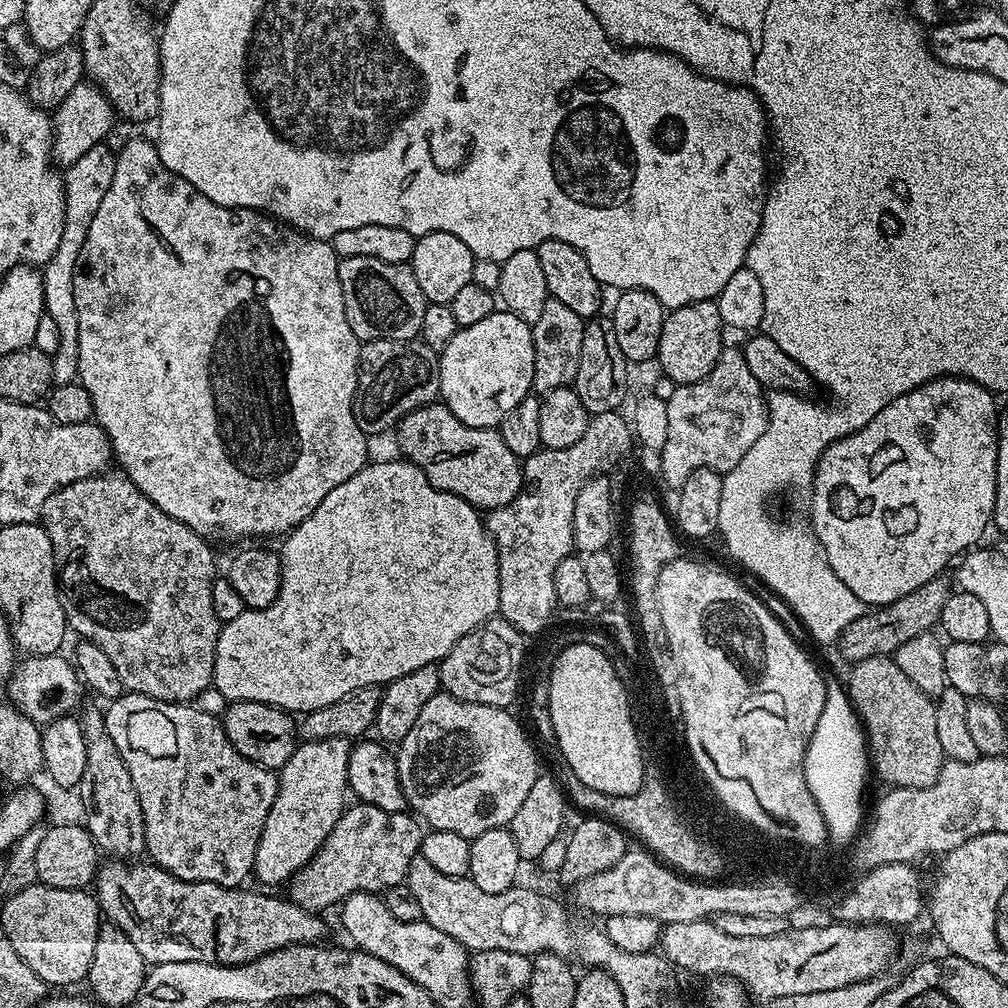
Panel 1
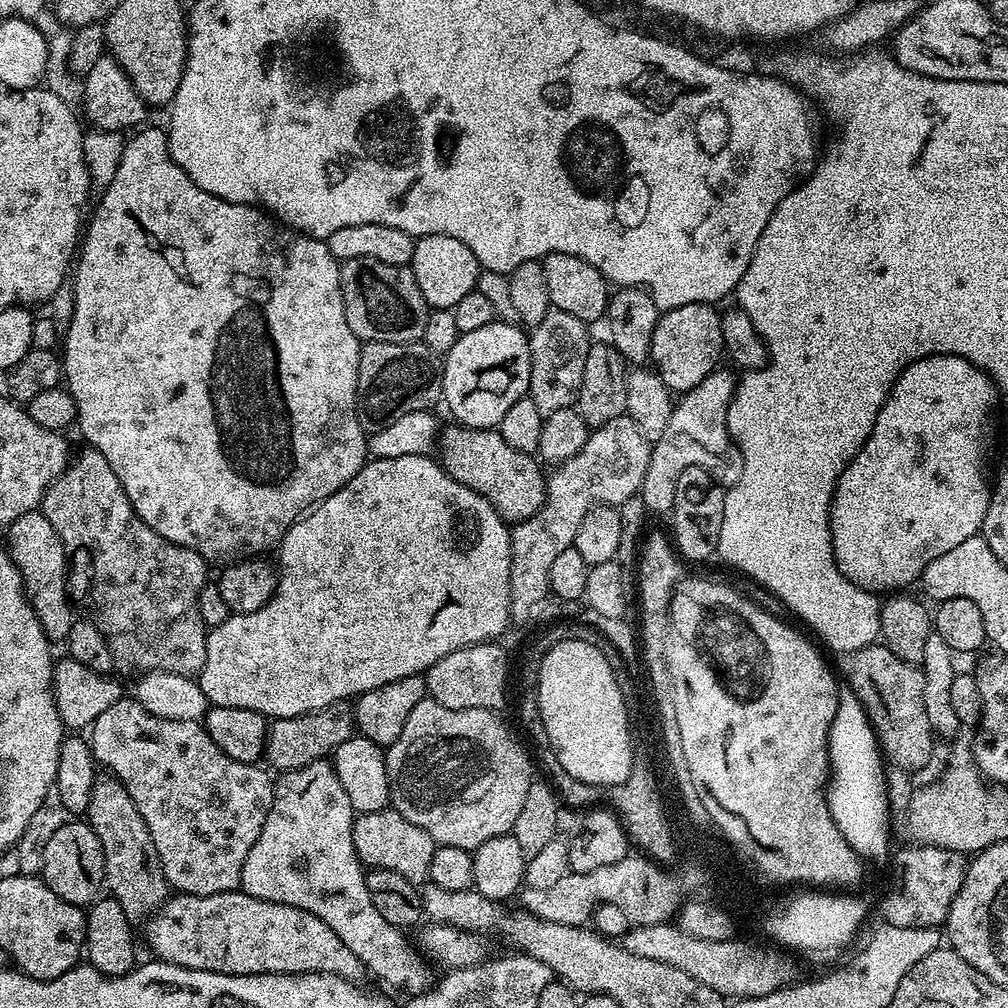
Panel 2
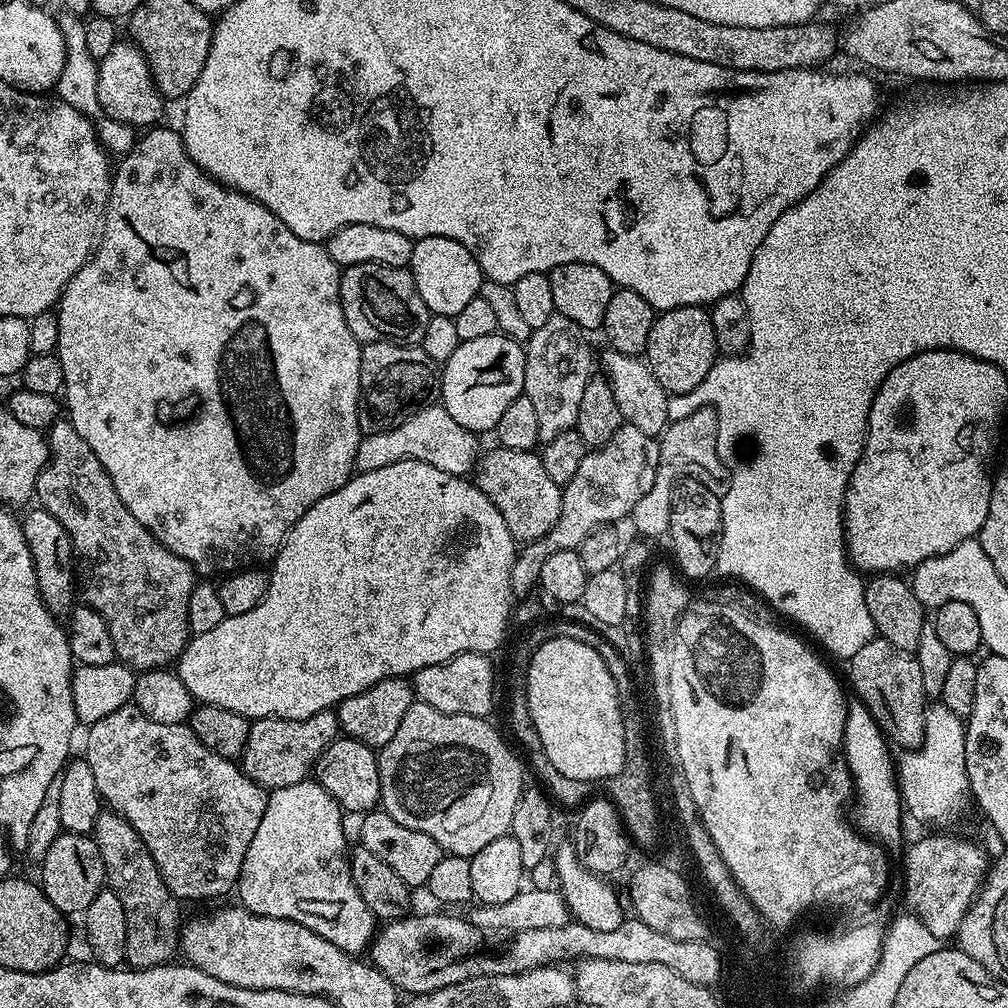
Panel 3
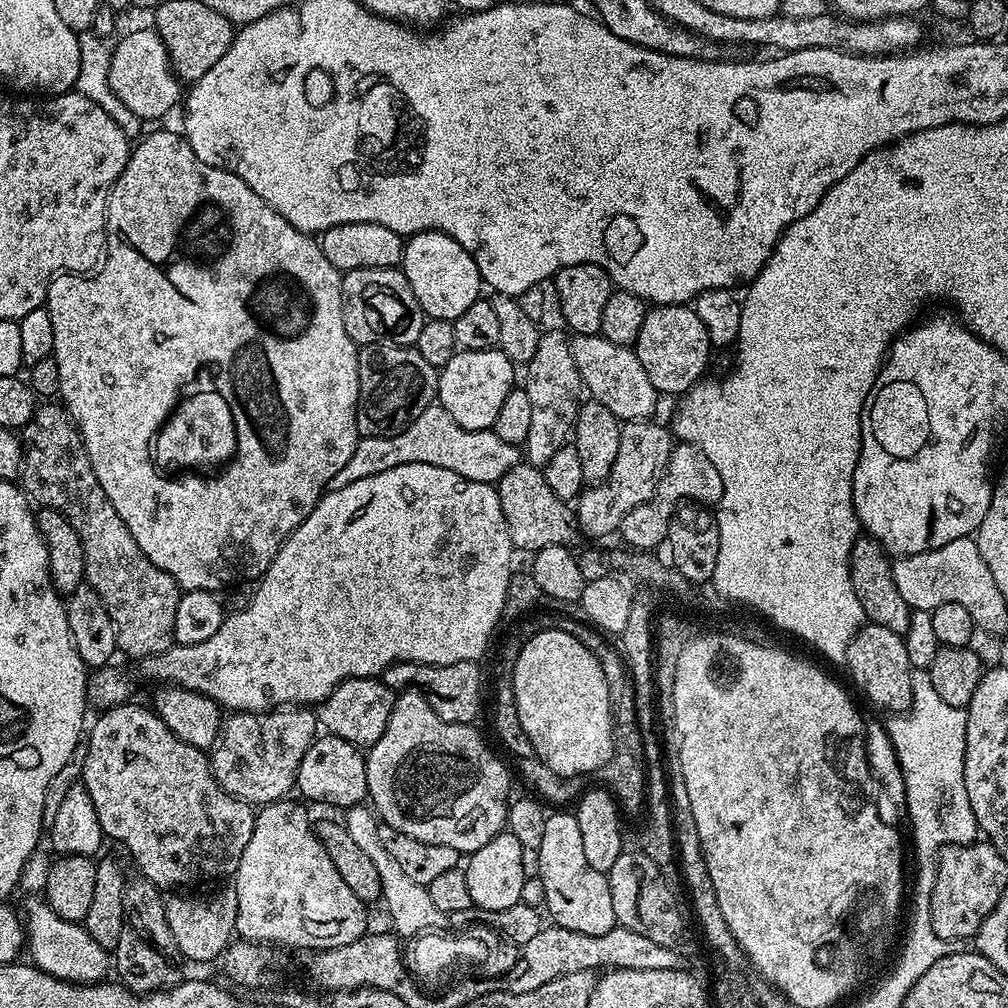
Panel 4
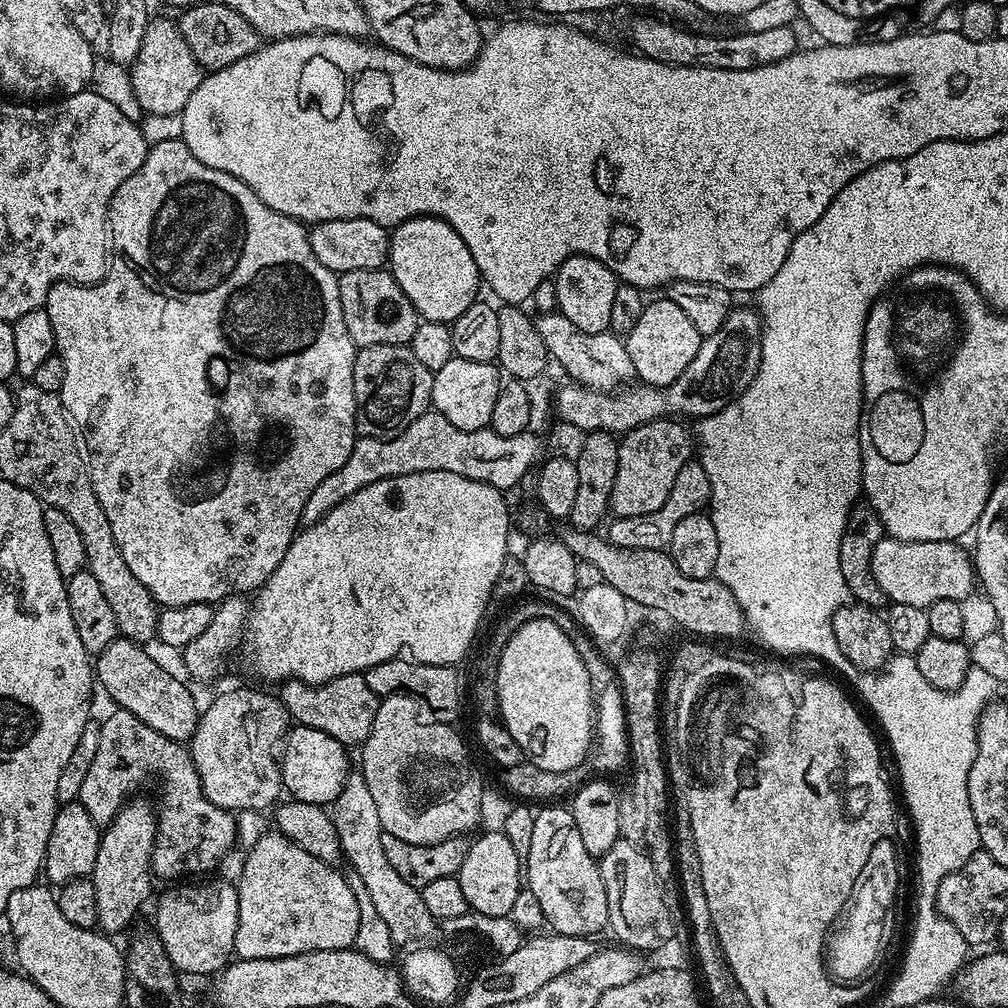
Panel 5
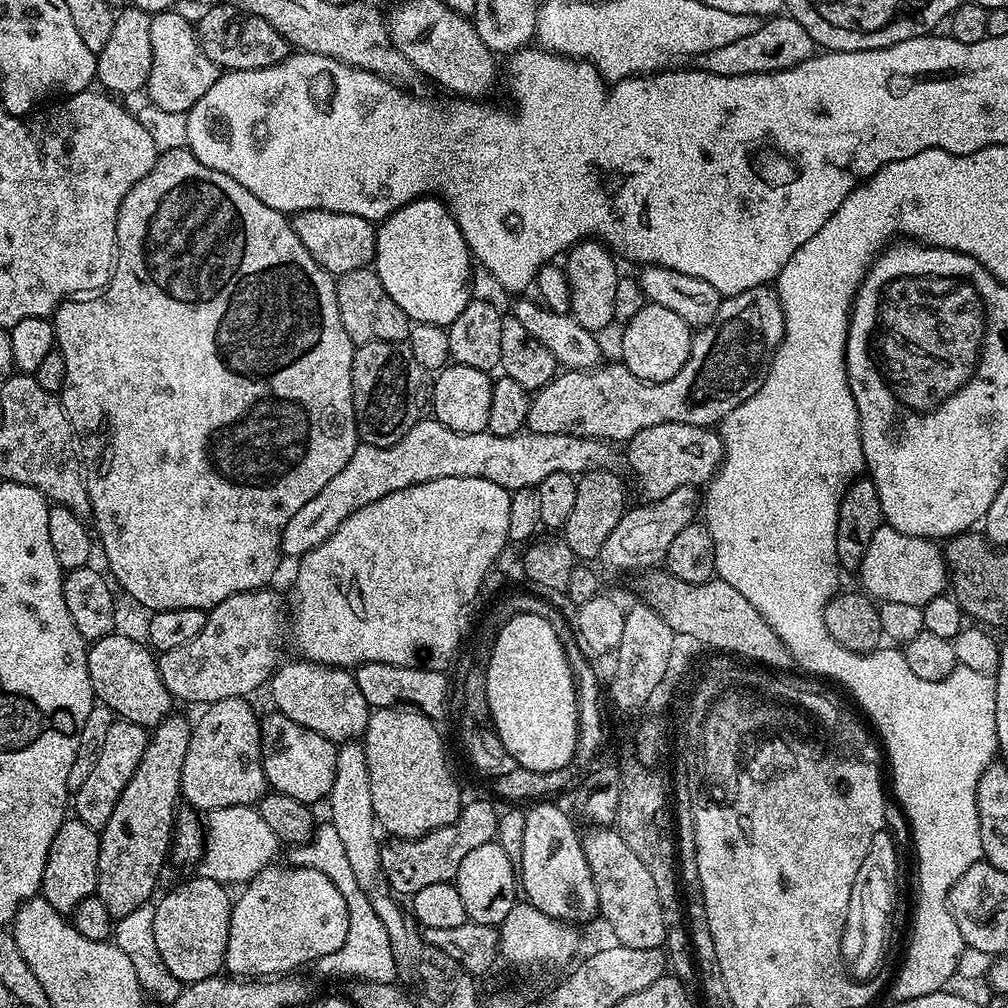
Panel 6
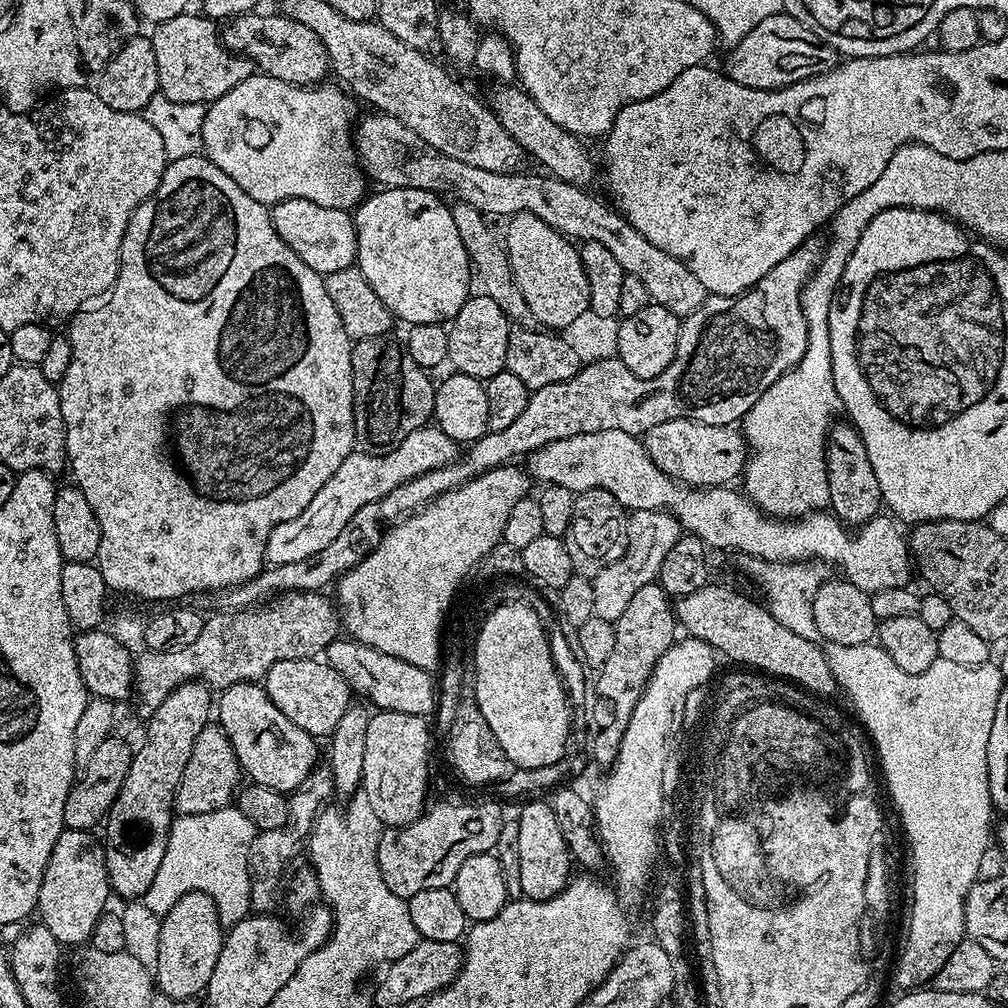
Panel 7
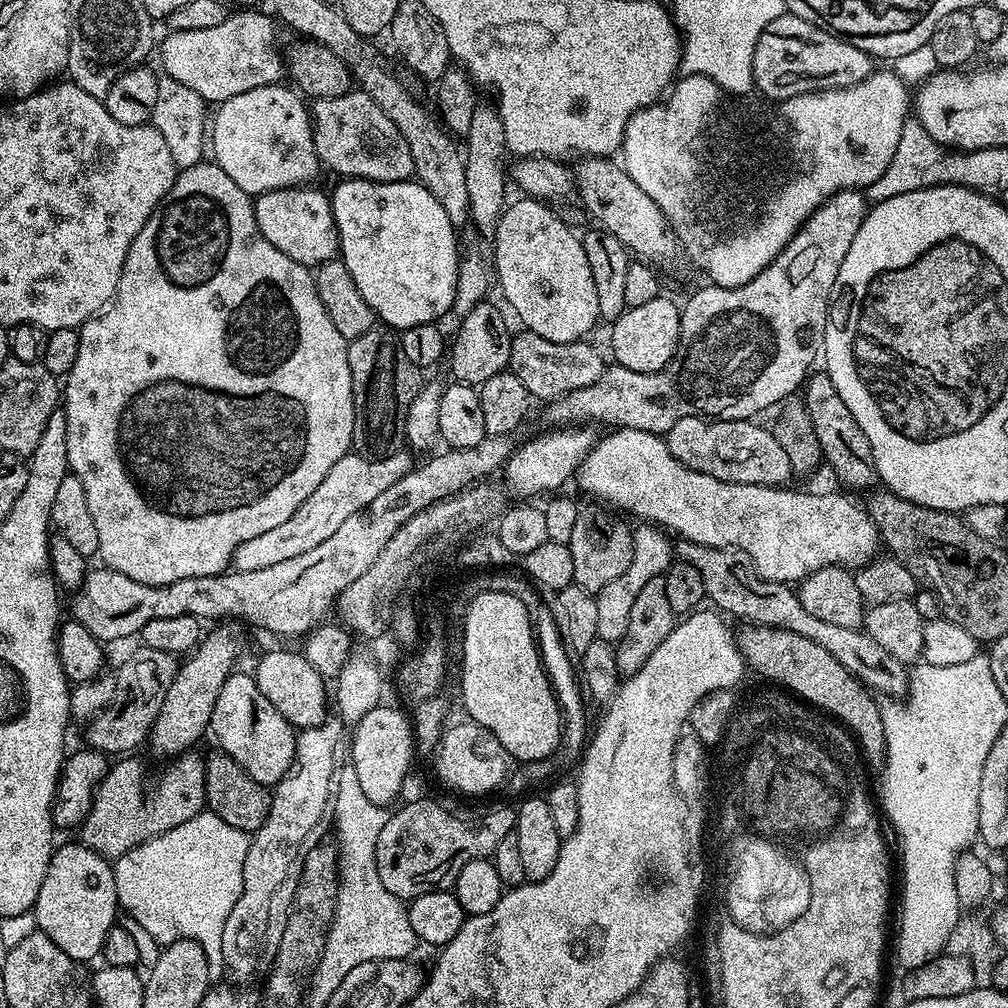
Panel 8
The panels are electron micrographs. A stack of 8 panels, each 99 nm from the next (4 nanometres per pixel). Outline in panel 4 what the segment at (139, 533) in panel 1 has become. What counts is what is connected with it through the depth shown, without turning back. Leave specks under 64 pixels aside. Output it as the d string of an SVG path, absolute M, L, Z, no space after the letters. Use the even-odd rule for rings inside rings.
M56 402L41 403L30 418L30 422L25 424L22 429L22 487L25 493L27 493L37 505L58 510L68 519L70 526L74 526L74 530L78 530L78 538L82 538L82 550L84 551L84 578L86 583L94 590L94 594L98 594L98 598L102 598L102 606L106 606L106 614L110 614L110 622L114 622L117 649L119 649L121 653L125 652L128 656L136 656L135 658L163 656L164 651L166 651L167 648L173 647L174 644L172 639L172 635L174 634L174 613L178 611L178 602L180 601L182 590L176 585L176 580L170 578L170 574L158 570L158 566L154 566L154 562L150 562L150 558L146 558L146 554L142 554L138 542L134 542L130 530L126 530L126 522L122 522L122 518L118 518L114 506L110 506L110 498L106 498L102 486L98 486L98 478L90 466L90 458L84 449L84 440L80 437L80 429L72 423L71 416L68 415L67 411L65 411L59 403L56 403L57 405L52 403Z

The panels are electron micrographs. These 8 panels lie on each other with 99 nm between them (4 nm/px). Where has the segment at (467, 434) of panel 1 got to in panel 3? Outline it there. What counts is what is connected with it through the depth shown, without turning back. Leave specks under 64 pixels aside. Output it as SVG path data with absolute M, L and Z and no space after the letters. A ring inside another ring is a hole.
M493 446L488 453L486 452L479 457L474 468L476 487L482 490L482 494L486 494L486 498L490 498L490 502L494 502L513 540L517 542L541 540L554 526L562 510L561 485L553 482L550 474L546 474L546 466L542 466L535 451Z

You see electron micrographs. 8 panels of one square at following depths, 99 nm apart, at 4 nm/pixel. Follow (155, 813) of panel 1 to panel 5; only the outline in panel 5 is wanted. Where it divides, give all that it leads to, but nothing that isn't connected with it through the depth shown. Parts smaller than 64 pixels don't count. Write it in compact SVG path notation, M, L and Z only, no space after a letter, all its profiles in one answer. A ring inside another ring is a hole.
M116 708L112 710L105 720L99 721L100 733L98 734L98 748L95 751L94 760L90 763L90 770L86 773L86 778L82 781L80 794L78 797L78 803L80 803L86 810L86 814L90 814L92 821L98 825L102 830L107 828L111 824L112 819L120 812L120 809L128 803L130 797L136 792L144 783L147 782L151 776L157 776L160 779L160 804L158 800L158 815L156 818L156 841L154 842L154 850L152 851L152 871L157 877L165 876L168 880L174 880L173 882L179 881L179 876L192 876L188 878L196 878L200 875L199 872L208 872L228 851L232 848L232 843L237 843L238 837L236 835L236 816L233 813L227 812L225 808L219 808L214 806L214 802L210 802L210 798L206 798L206 794L202 790L200 785L200 779L196 773L196 767L192 761L192 753L181 741L171 740L166 738L162 734L158 734L158 730L150 730L150 726L146 726L146 722L142 722L138 718L134 718L134 714L130 714L124 708Z

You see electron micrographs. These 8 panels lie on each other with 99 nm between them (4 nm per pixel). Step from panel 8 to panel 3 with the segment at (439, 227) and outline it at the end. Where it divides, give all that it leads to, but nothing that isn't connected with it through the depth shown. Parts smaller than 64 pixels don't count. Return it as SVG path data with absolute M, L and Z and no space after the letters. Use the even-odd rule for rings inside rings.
M427 236L413 243L410 271L418 294L422 294L422 302L426 302L429 313L434 316L456 316L458 310L470 303L470 298L480 294L480 285L486 279L466 246L437 236Z

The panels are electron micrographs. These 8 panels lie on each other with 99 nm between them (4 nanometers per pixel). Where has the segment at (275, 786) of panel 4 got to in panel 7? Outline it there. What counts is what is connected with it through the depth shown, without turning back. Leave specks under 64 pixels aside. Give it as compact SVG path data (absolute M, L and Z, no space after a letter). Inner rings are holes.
M210 722L202 734L198 734L198 742L194 742L194 750L190 750L190 762L186 762L186 770L182 770L182 782L178 782L176 791L175 811L181 816L189 816L229 807L241 784L242 769L238 758L219 723Z

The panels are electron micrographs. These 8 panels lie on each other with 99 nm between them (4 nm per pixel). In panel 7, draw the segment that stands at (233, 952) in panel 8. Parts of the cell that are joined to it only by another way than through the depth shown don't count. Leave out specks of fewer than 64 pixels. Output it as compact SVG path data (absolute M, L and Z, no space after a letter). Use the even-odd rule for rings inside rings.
M318 766L306 778L306 782L302 782L302 786L288 796L288 822L286 827L279 832L262 832L257 831L254 842L248 851L248 875L252 877L252 906L251 911L256 914L268 914L273 911L272 908L276 904L276 899L282 896L282 881L285 879L286 871L284 867L295 858L301 855L302 849L305 847L308 835L312 833L312 823L320 815L322 809L329 803L328 800L333 798L333 784L331 770L328 766Z

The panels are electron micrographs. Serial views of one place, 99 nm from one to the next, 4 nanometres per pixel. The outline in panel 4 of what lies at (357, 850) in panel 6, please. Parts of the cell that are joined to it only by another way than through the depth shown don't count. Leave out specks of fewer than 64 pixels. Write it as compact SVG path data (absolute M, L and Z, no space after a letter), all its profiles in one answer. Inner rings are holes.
M356 805L345 811L344 823L347 826L347 833L357 843L366 856L374 864L376 876L379 879L381 899L386 904L388 914L392 920L393 931L402 938L416 936L421 932L447 929L449 927L448 915L431 901L430 894L425 885L414 882L412 878L398 865L383 846L378 837L379 819L376 814L365 805Z

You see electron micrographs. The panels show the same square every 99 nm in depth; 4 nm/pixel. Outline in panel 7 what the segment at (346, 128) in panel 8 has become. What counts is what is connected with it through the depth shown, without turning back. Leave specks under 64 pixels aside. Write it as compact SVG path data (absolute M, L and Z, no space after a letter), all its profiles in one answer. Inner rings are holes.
M383 114L371 115L366 117L361 124L359 121L354 128L356 155L369 181L377 180L377 185L385 188L421 188L437 194L453 192L457 201L474 206L474 210L484 213L485 217L509 218L517 212L529 212L537 215L542 222L548 223L554 231L560 232L561 235L569 237L573 241L602 242L602 246L606 246L606 250L610 250L610 254L614 254L618 266L622 266L624 273L634 274L634 278L641 280L646 286L646 290L650 290L653 304L661 304L663 308L670 310L678 317L683 318L694 314L694 310L698 310L708 299L710 293L706 290L706 286L702 286L702 282L698 282L694 270L690 270L685 264L678 262L678 258L670 258L670 254L666 254L666 250L658 250L658 246L646 242L646 238L642 238L642 234L638 234L638 230L634 230L634 226L630 226L628 219L620 215L611 203L603 204L598 197L591 196L591 191L579 188L570 182L562 182L551 174L520 176L521 174L491 172L482 170L478 166L466 166L466 162L458 162L458 158L450 158L446 154L434 150L434 146L422 142L422 138L418 138L418 134L414 134L414 130L402 126L402 122L398 122L398 118Z

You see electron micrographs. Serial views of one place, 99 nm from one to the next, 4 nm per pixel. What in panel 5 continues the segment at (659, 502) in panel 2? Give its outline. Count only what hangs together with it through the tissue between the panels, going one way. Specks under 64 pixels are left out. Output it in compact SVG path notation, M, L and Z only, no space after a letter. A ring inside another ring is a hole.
M689 462L678 470L678 478L674 478L674 486L654 514L645 516L621 516L613 519L607 525L606 539L619 548L637 548L638 550L654 550L655 548L667 549L670 538L674 534L674 526L682 522L682 518L690 518L690 514L704 512L709 507L712 498L710 478L706 478L706 470L699 462Z

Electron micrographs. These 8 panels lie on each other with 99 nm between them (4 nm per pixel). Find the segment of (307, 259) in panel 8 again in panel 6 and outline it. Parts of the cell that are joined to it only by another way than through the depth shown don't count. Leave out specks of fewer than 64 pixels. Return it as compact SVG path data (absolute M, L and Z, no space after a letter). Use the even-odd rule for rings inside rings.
M306 210L305 212L295 213L291 217L292 229L302 238L302 246L310 250L310 258L318 262L327 272L332 273L333 277L346 274L350 270L367 268L376 258L376 229L377 225L366 218L358 218L358 214L338 214L337 212L323 212L322 210Z

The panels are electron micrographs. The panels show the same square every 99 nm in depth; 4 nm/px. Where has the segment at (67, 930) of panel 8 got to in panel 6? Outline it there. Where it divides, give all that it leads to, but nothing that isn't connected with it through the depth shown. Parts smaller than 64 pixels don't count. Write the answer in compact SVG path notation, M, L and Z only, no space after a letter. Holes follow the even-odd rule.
M75 818L65 819L64 825L50 842L50 854L46 858L46 870L42 870L39 895L61 914L70 914L88 896L96 895L98 882L98 854L100 832Z

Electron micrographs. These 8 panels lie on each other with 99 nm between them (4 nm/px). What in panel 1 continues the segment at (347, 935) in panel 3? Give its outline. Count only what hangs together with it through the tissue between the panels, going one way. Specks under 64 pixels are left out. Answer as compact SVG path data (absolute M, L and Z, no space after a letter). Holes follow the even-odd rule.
M346 736L300 742L294 754L278 770L274 806L270 806L252 863L254 876L262 883L287 885L312 861L313 854L322 842L326 842L330 830L334 830L346 807L344 792L346 796L349 791L348 763L352 746L353 741ZM356 892L342 901L339 909L340 920L348 931L348 936L359 951L368 952L371 956L382 958L390 966L394 966L404 976L409 976L414 983L420 984L437 1002L449 1000L452 1004L464 1004L468 999L473 999L474 989L470 983L470 952L464 948L450 934L444 934L435 926L430 926L422 918L418 920L399 920L387 903L379 895L371 892Z

